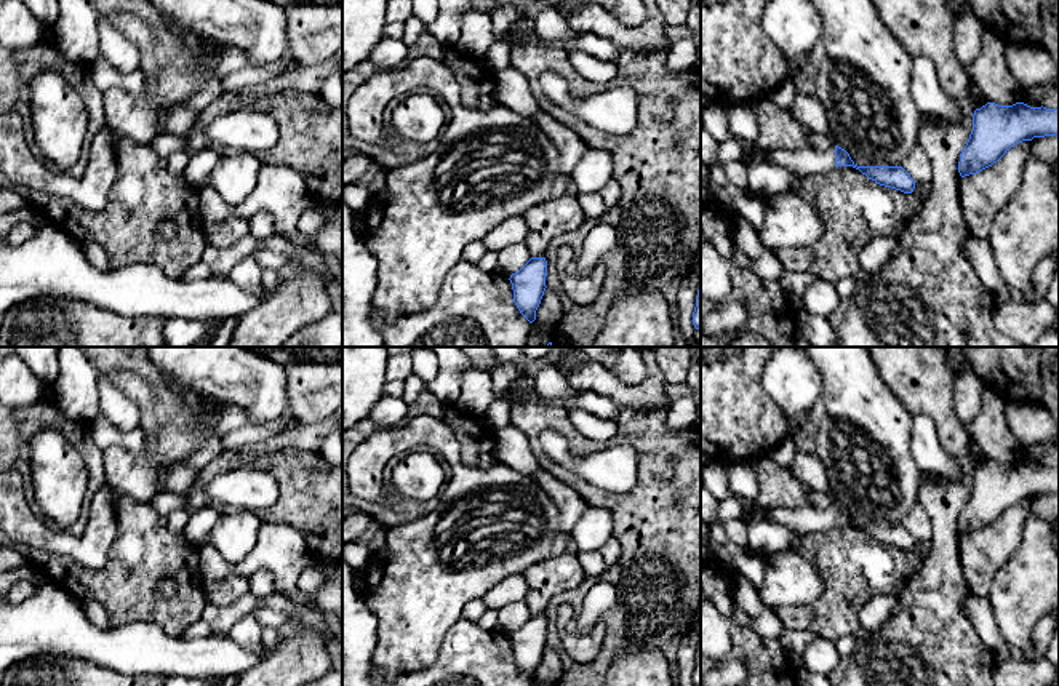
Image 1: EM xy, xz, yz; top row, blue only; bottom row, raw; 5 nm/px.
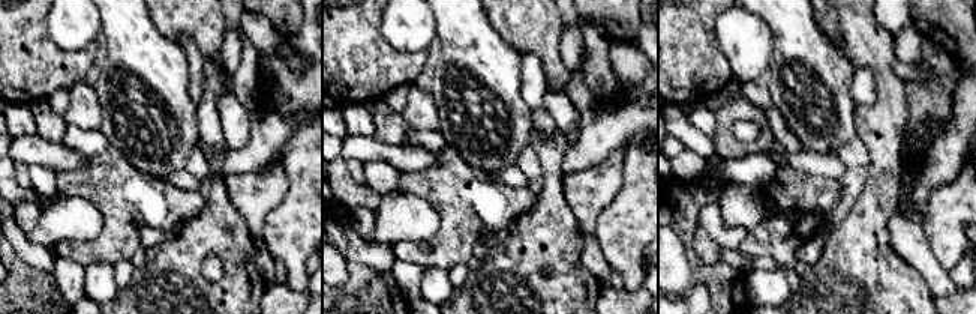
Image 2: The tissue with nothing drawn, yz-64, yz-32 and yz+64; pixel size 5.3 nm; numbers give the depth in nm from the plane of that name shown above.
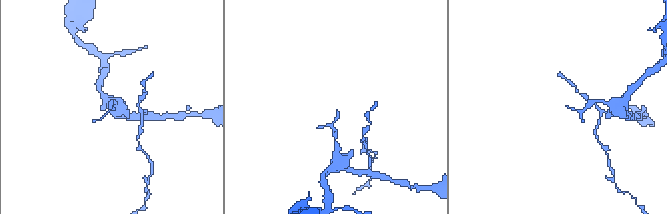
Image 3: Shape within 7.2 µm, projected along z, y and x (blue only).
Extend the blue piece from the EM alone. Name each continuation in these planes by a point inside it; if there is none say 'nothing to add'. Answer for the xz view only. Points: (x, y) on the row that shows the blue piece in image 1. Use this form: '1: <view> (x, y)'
nothing to add

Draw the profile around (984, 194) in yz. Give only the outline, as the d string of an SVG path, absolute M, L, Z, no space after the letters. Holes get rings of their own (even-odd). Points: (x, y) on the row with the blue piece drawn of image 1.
M1022 141L1006 150L992 166L961 177L960 203L971 235L989 238L995 214L1021 187L1022 171L1030 154L1030 141Z

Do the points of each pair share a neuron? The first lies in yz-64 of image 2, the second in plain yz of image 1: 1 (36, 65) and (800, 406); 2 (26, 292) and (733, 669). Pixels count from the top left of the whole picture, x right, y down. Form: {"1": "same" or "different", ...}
{"1": "different", "2": "different"}

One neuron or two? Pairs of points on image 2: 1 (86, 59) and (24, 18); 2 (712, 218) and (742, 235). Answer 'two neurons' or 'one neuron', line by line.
1: one neuron
2: one neuron

